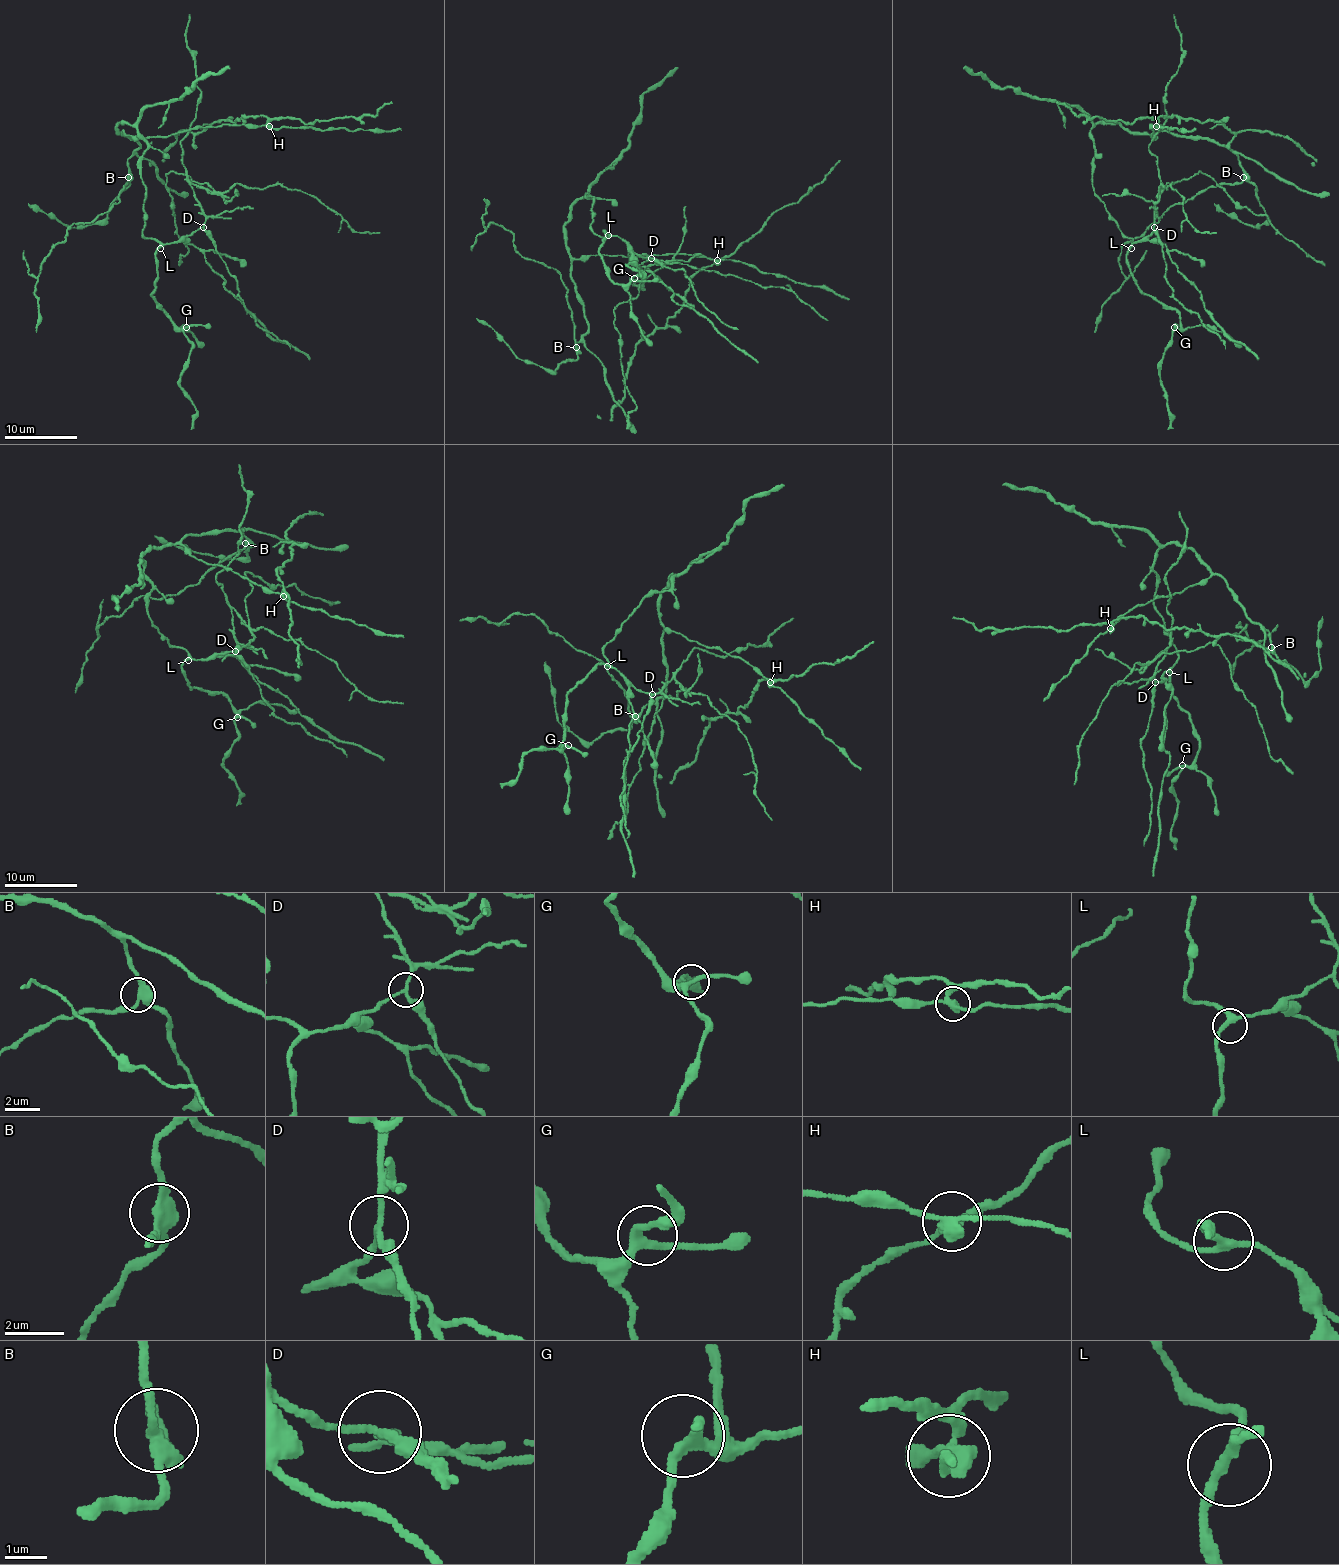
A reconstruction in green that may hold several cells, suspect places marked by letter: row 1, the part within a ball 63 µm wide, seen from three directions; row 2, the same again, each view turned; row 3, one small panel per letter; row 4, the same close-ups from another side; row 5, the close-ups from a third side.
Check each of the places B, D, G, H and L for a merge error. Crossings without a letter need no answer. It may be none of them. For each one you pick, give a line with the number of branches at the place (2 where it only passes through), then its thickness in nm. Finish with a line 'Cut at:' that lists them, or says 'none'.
B: branches 3; calibre 340 nm
D: branches 3; calibre 170 nm
H: branches 3; calibre 320 nm
Cut at: B, D, H

